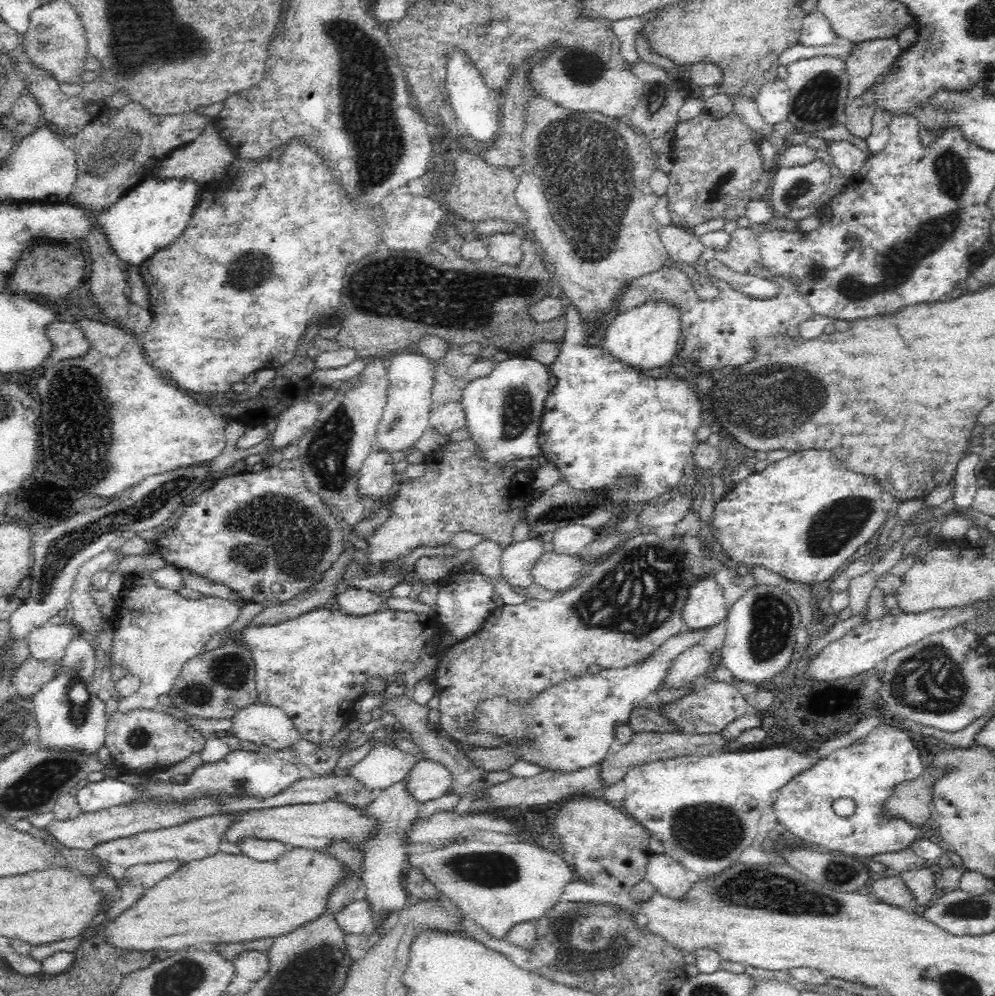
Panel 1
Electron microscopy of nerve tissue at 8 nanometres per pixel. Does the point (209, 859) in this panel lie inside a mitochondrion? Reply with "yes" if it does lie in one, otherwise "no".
no

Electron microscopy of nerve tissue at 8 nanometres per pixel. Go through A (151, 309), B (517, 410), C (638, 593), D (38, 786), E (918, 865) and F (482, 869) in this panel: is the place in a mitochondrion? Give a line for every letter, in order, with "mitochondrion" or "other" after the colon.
A: other
B: mitochondrion
C: mitochondrion
D: mitochondrion
E: other
F: mitochondrion

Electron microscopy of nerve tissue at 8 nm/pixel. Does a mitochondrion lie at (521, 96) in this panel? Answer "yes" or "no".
no

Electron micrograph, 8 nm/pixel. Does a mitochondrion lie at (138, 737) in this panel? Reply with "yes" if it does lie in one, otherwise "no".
yes

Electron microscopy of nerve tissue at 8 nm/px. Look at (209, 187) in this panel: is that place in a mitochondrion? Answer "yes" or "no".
no

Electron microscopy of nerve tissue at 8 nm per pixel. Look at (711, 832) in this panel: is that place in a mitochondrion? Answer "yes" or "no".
yes

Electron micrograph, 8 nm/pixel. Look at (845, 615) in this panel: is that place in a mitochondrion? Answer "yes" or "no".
no

